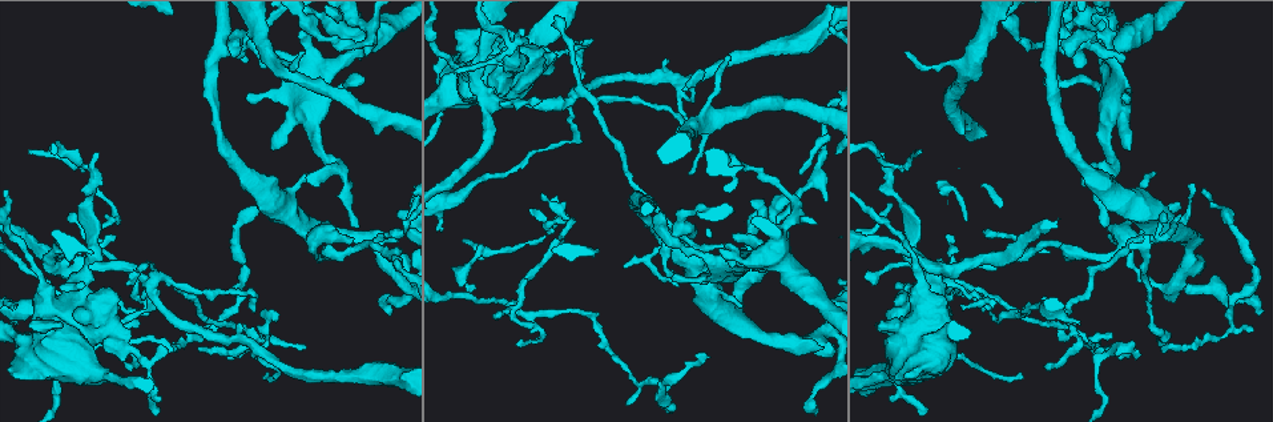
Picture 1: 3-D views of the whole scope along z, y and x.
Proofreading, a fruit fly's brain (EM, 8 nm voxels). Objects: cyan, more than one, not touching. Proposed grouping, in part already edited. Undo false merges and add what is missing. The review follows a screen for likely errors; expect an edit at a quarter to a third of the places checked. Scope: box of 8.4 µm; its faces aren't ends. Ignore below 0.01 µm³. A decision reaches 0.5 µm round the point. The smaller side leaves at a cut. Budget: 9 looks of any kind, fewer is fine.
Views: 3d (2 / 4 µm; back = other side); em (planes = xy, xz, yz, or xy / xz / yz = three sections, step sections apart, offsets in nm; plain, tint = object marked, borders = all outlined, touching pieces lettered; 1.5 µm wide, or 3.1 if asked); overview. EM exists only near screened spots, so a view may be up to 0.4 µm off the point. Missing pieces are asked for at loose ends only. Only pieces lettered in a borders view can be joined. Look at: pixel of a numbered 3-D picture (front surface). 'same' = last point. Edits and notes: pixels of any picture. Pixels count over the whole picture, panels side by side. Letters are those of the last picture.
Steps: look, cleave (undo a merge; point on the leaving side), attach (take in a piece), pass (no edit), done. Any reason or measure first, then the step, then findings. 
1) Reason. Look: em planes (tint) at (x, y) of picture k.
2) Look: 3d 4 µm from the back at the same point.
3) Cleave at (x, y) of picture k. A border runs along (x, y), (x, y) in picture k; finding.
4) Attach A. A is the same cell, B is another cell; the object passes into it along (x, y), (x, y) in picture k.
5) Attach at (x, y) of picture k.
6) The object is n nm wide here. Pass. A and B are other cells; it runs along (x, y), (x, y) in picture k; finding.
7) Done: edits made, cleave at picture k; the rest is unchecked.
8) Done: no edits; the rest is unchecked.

Four or more arms meet. Look: em planes (tint) at (947, 283) of picture 1.

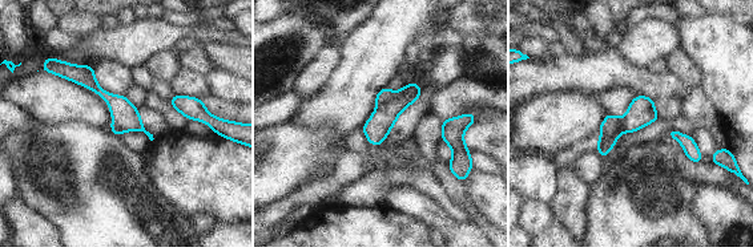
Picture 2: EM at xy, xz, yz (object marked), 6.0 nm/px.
Look: em planes (borders) at the same point.

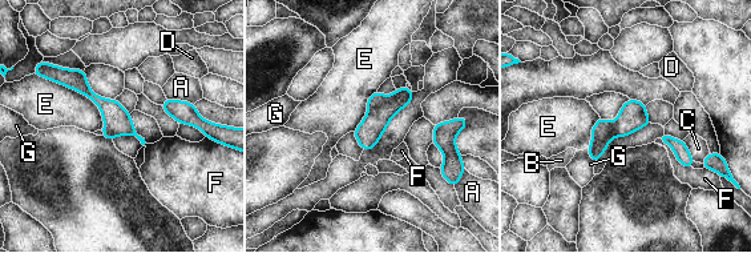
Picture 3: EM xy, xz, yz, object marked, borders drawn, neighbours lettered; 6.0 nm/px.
Cleave at (402, 97) of picture 3. A, B, C, D, E, F and G are other cells; a second neuron is stuck on.

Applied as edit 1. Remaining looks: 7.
Thin end. Look: 3d 4 µm from the back at (1138, 357) of picture 1.

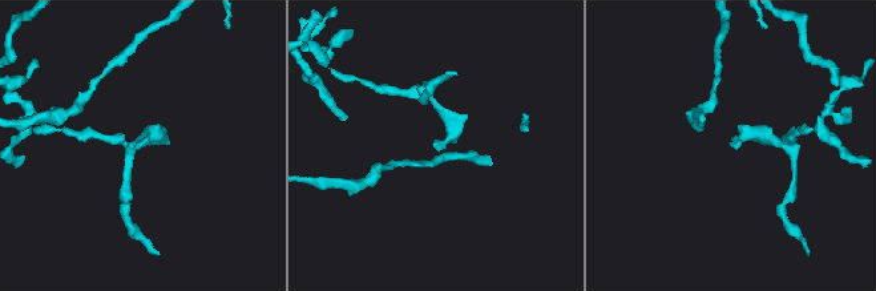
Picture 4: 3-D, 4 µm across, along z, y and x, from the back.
Look: em planes (borders) at (435, 141) of picture 4.

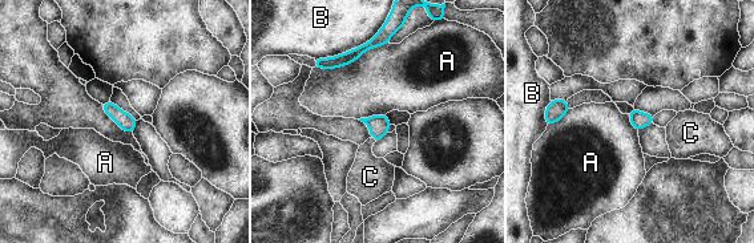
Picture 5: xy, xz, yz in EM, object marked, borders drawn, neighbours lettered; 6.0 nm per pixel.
Attach C. C is the same cell, A and B are other cells; the object passes into it along (379, 125), (374, 138), (370, 177) in picture 5; the neuron continues.

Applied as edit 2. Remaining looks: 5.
Look: overview.

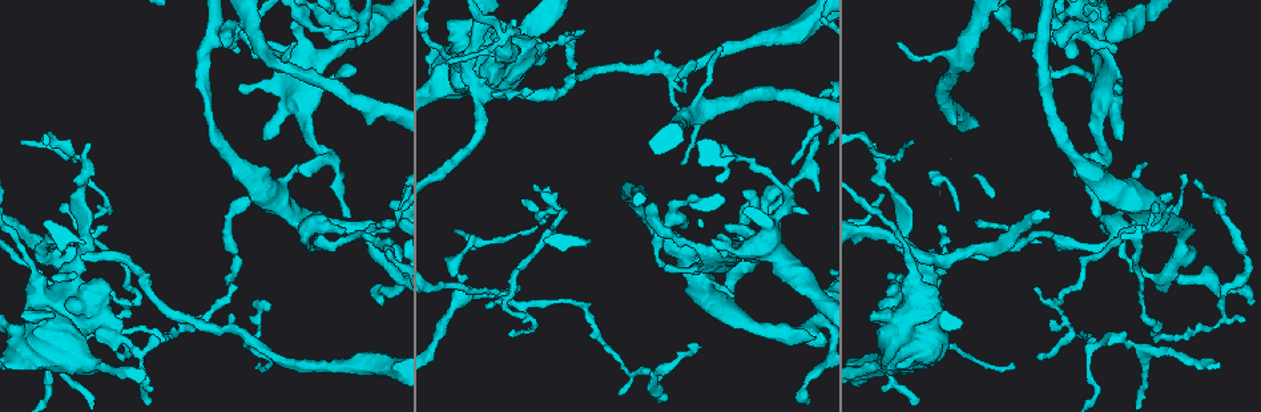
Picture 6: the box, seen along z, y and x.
Tapers out. Look: 3d 4 µm at (123, 357) of picture 6.

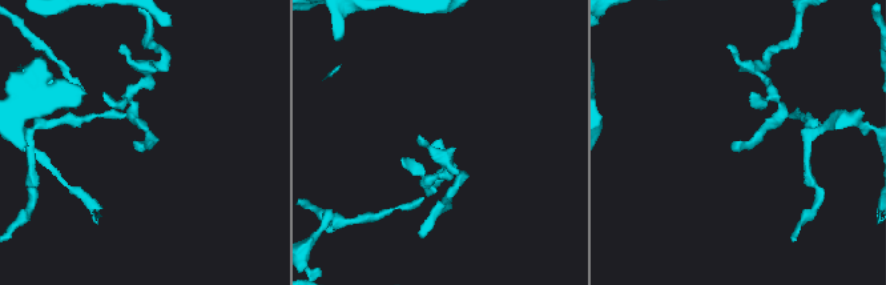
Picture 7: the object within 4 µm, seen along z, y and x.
Need the tissue. Look: em xz step 8 (tint) at (142, 151) of picture 7.

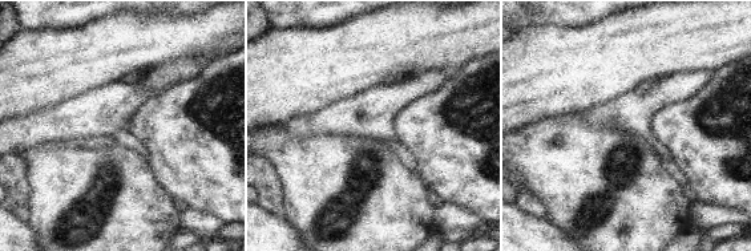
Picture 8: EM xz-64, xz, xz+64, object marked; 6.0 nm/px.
Cut it another way. Look: em planes (borders) at the same point.

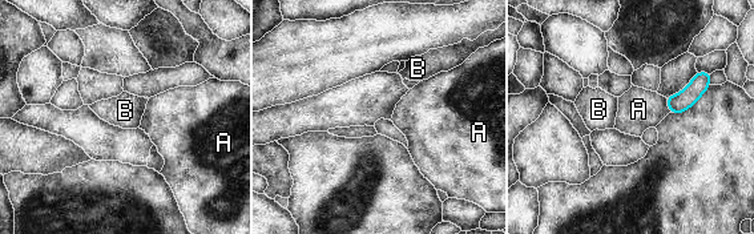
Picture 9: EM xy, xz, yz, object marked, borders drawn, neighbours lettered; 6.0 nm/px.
Pass. A and B are other cells; a border runs along (665, 99), (672, 112) in picture 9; none of them fits.

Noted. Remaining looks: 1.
An open end. Look: em xz step 8 (borders) at (695, 343) of picture 6.

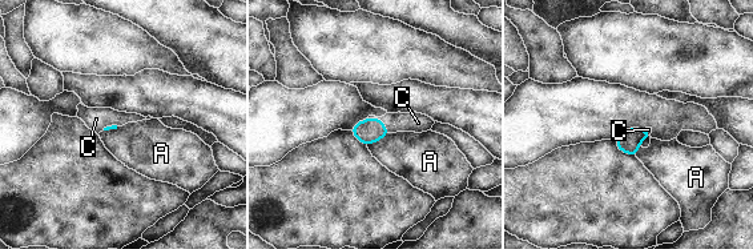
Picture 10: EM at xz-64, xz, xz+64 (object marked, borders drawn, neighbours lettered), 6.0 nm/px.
The longest contact is with C, 160 nm. Attach C. C is the same cell, A is another cell; the object passes into it along (369, 131), (381, 120), (418, 123) in picture 10; it goes on there.

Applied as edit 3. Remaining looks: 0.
Done: edits made, cleave at picture 3, attach at picture 5, attach at picture 10; the rest is unchecked.

